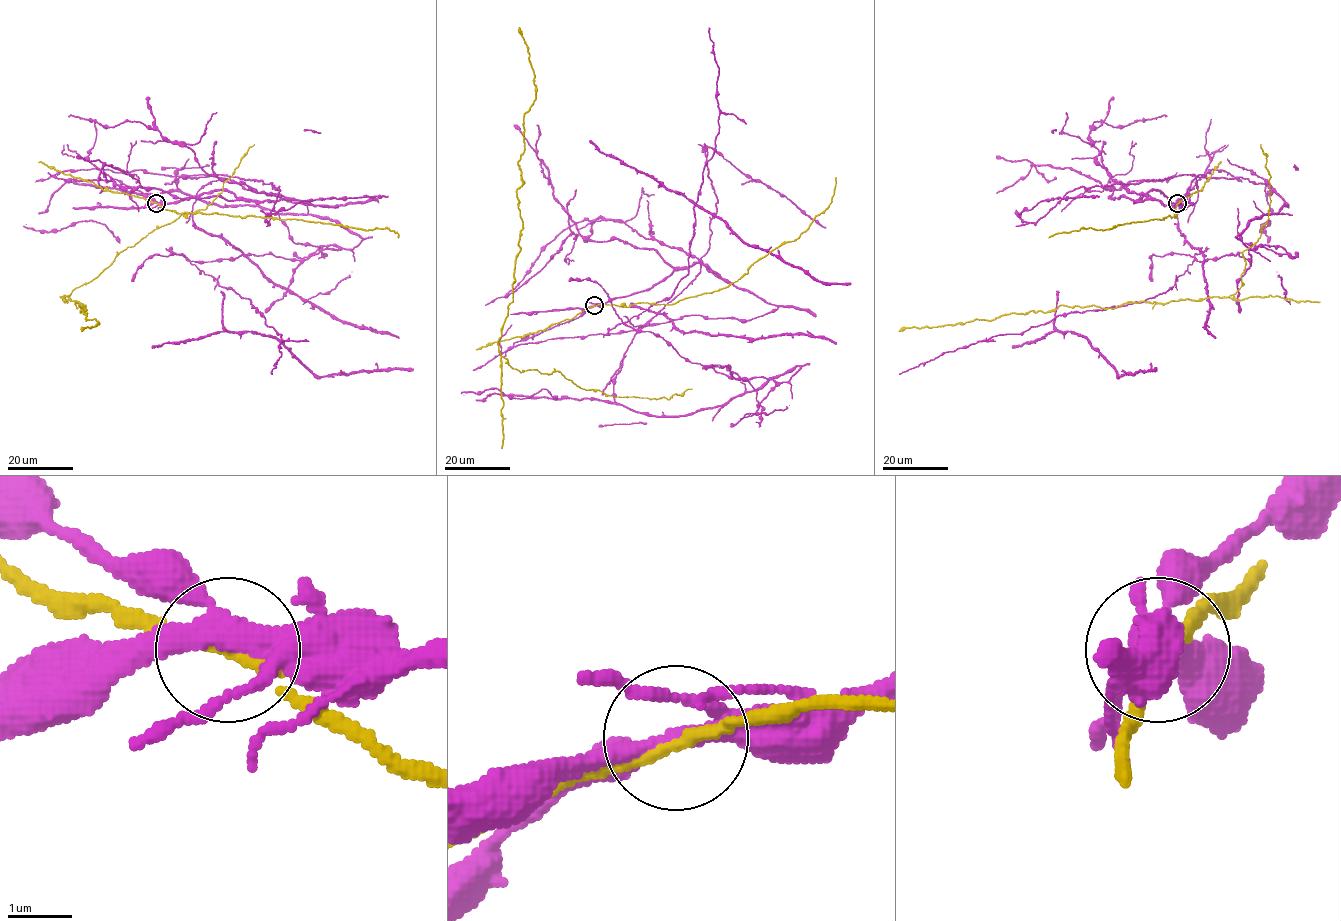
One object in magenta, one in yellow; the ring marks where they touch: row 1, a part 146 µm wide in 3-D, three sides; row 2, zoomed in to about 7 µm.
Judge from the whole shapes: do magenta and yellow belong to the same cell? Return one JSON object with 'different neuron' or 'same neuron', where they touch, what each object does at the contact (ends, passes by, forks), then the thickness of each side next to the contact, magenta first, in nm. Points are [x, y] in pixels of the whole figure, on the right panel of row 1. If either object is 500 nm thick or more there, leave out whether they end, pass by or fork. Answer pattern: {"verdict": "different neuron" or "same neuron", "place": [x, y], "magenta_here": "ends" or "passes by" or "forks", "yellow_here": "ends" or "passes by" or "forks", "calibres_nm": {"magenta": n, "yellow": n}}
{"verdict": "different neuron", "place": [1177, 203], "magenta_here": "forks", "yellow_here": "passes by", "calibres_nm": {"magenta": 320, "yellow": 160}}

